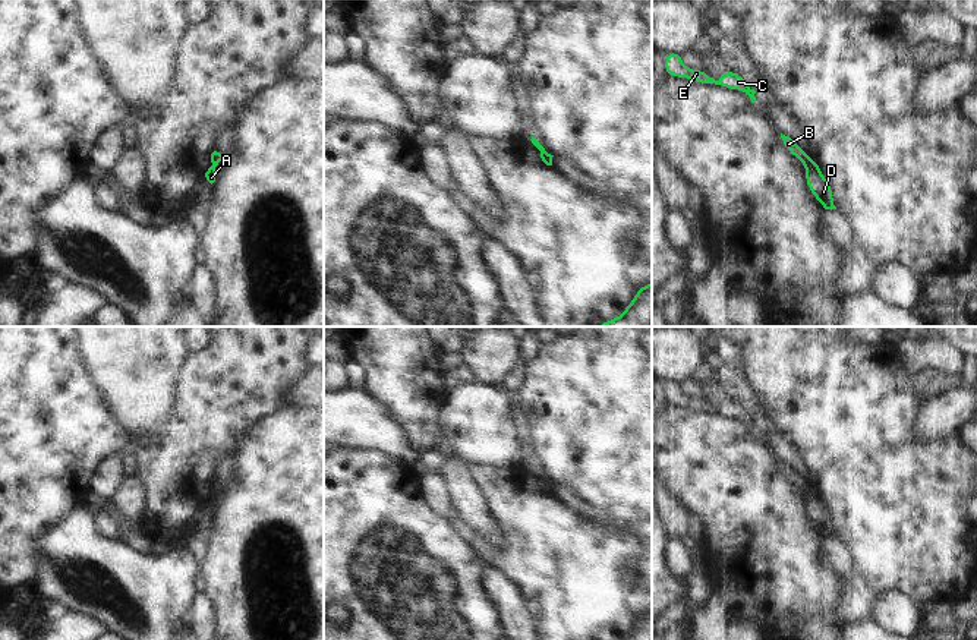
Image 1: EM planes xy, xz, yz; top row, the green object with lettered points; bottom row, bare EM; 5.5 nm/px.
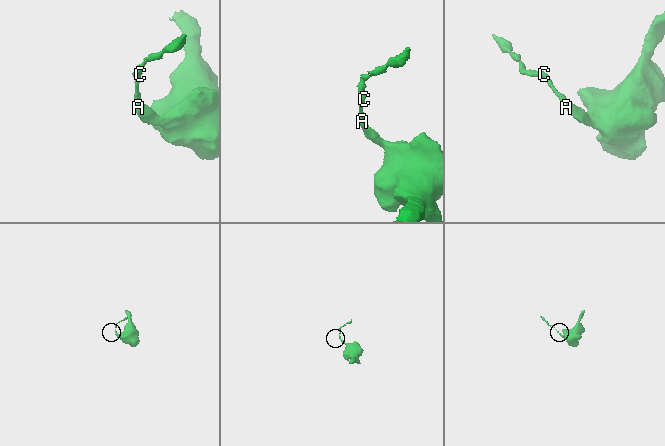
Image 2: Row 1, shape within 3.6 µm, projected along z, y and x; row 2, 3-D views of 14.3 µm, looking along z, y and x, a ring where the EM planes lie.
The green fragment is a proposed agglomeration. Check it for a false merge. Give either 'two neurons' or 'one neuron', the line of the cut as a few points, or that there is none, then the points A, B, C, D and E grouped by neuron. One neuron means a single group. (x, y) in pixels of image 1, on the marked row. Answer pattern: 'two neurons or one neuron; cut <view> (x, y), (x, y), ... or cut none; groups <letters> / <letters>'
two neurons; cut yz (809, 158), (804, 163); groups A D / B C E

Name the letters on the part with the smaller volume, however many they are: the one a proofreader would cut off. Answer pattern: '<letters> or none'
B, C, E

